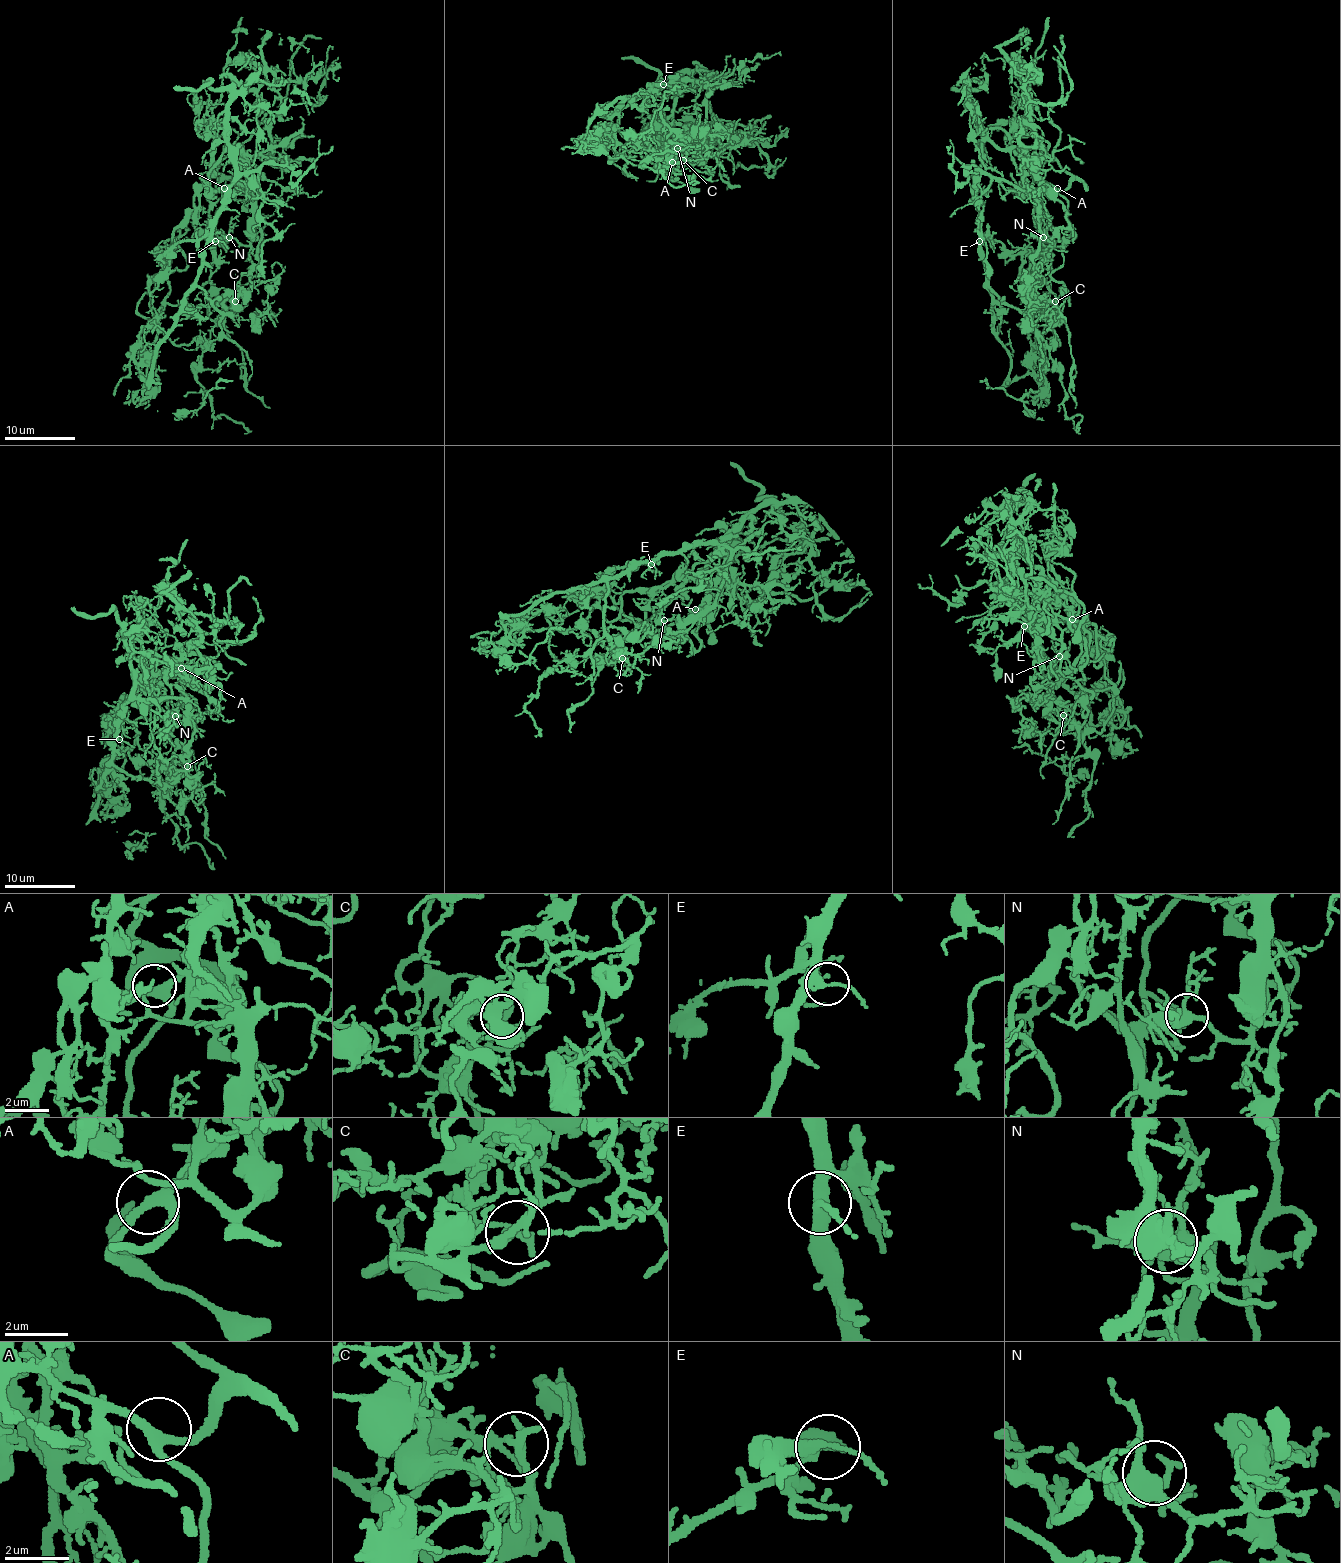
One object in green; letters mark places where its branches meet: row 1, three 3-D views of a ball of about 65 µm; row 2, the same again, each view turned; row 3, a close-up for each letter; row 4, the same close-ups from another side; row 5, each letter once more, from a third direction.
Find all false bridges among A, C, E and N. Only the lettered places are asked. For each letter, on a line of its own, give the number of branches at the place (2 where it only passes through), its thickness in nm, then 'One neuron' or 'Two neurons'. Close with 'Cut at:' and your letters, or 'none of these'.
A: Branches: 3. Thickness 280 nm. One neuron
C: Branches: 3. Thickness 190 nm. Two neurons
E: Branches: 4. Thickness 260 nm. One neuron
N: Branches: 4. Thickness 420 nm. One neuron
Cut at: C

